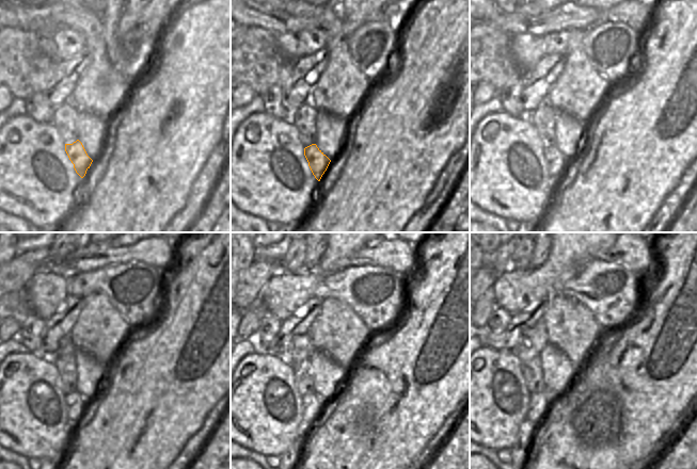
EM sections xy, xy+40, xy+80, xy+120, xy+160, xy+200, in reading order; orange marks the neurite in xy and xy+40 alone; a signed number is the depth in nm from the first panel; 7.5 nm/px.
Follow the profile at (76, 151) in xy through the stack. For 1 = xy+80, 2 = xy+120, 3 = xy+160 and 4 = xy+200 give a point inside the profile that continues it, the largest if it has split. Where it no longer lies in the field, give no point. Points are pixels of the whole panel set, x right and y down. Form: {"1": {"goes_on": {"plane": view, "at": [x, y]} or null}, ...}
{"1": {"goes_on": {"plane": "xy+80", "at": [557, 162]}}, "2": {"goes_on": {"plane": "xy+120", "at": [76, 404]}}, "3": {"goes_on": {"plane": "xy+160", "at": [311, 402]}}, "4": {"goes_on": {"plane": "xy+200", "at": [539, 402]}}}

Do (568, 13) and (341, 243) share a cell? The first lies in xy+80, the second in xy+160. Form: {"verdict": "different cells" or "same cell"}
{"verdict": "different cells"}

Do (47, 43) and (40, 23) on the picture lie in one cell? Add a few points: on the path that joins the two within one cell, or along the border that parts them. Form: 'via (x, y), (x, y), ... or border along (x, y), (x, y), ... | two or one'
border along (40, 34), (51, 35) | two

